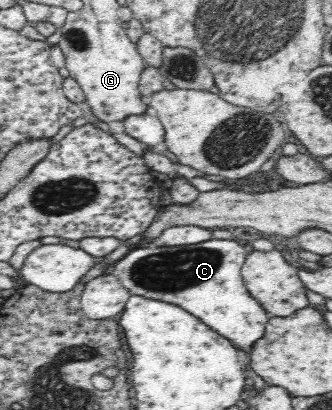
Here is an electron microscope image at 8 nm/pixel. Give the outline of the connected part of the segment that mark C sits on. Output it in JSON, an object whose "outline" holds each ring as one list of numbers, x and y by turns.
{"outline":[[214,238,193,245,133,247,123,258,113,264,112,274,117,276,117,279,132,295,159,299,159,301,169,301,173,305,181,305,191,315,199,317,218,336,231,340,237,349,250,352,252,345,261,336,265,335,268,318,267,312,251,296,242,278,242,265,245,263,248,251,248,245,245,243]]}

